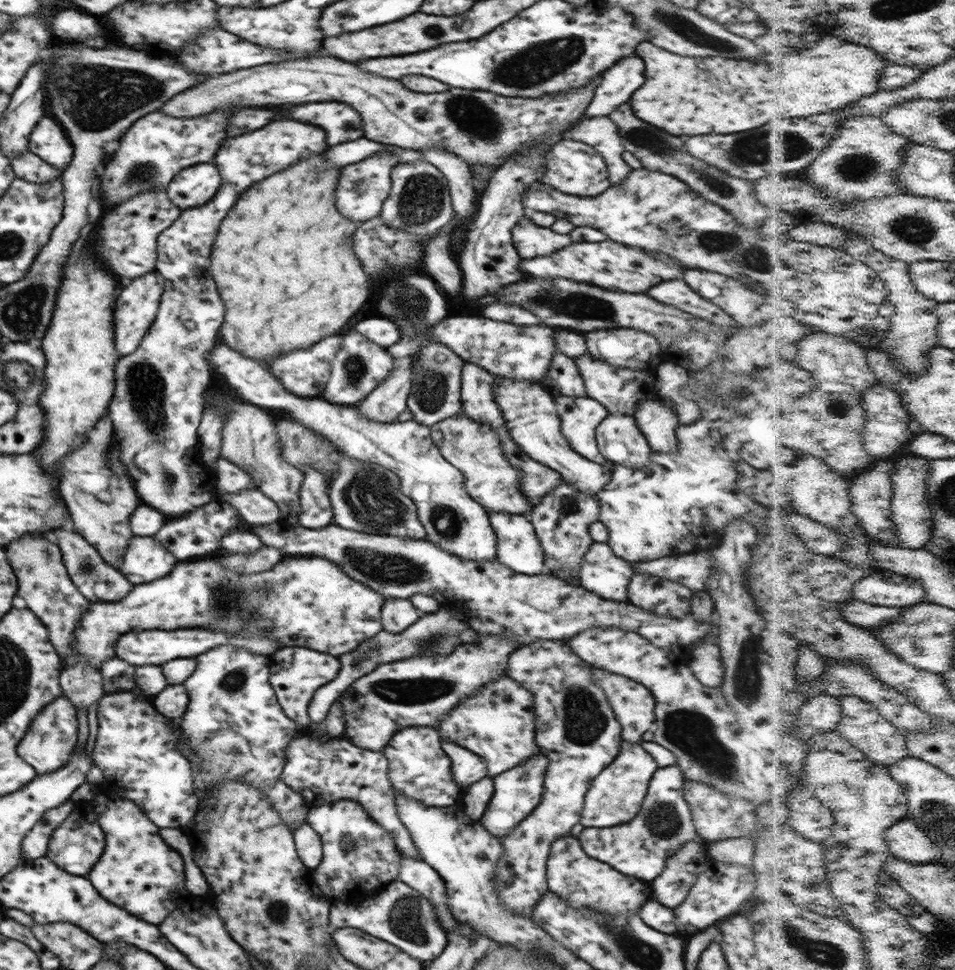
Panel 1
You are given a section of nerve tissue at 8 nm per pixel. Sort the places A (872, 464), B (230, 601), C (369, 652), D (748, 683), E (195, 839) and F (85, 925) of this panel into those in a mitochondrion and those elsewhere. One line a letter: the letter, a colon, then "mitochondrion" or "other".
A: other
B: mitochondrion
C: mitochondrion
D: mitochondrion
E: other
F: other

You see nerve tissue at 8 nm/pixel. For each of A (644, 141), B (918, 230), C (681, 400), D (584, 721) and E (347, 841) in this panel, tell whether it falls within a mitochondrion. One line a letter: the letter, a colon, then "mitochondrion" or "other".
A: mitochondrion
B: mitochondrion
C: other
D: mitochondrion
E: mitochondrion

